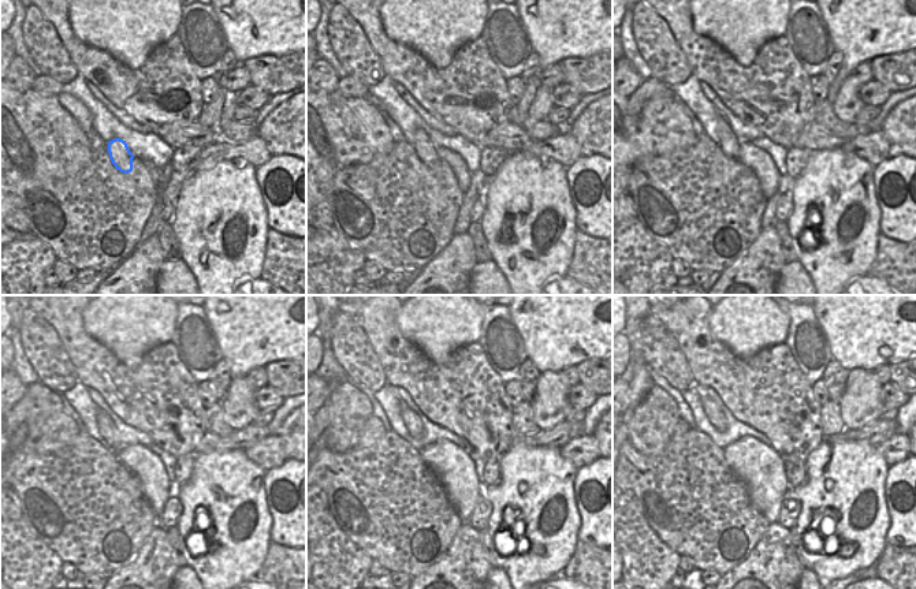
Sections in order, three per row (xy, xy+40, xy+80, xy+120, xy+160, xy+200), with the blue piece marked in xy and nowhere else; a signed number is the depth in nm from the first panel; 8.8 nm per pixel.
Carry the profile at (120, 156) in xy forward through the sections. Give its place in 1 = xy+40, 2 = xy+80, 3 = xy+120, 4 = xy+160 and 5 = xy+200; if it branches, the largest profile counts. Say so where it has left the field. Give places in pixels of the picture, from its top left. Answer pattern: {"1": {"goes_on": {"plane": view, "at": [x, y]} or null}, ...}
{"1": {"goes_on": {"plane": "xy+40", "at": [423, 145]}}, "2": {"goes_on": {"plane": "xy+80", "at": [729, 144]}}, "3": {"goes_on": {"plane": "xy+120", "at": [105, 424]}}, "4": {"goes_on": {"plane": "xy+160", "at": [413, 424]}}, "5": {"goes_on": {"plane": "xy+200", "at": [714, 414]}}}

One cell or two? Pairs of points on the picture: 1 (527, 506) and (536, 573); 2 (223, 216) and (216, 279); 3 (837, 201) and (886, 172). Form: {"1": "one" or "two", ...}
{"1": "one", "2": "one", "3": "two"}

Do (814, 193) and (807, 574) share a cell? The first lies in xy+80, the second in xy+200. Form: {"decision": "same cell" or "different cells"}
{"decision": "different cells"}

